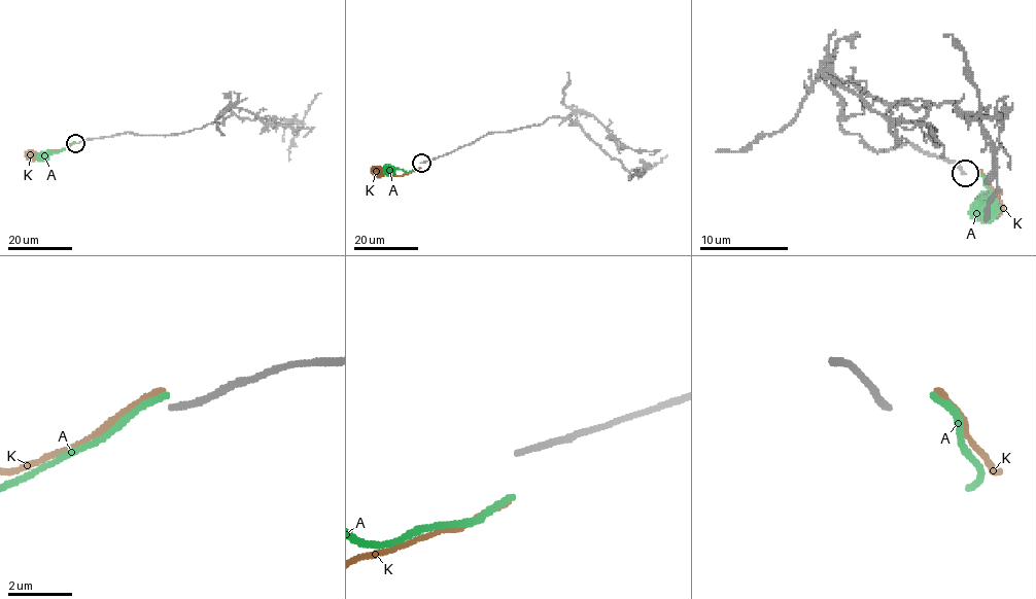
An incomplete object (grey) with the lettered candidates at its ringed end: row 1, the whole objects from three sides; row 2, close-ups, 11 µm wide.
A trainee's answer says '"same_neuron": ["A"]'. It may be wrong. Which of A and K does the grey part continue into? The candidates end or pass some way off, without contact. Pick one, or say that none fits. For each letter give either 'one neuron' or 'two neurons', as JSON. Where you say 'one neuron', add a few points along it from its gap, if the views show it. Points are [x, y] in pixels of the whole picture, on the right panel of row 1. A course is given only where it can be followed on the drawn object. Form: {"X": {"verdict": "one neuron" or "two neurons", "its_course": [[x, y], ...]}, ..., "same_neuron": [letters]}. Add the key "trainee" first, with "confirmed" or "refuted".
{"trainee": "confirmed", "A": {"verdict": "one neuron", "its_course": [[977, 172], [990, 189], [981, 201], [977, 218], [981, 211]]}, "K": {"verdict": "two neurons"}, "same_neuron": ["A"]}

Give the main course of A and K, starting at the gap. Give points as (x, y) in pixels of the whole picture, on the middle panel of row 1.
A: (421, 167), (409, 172), (388, 169)
K: (421, 167), (403, 175), (379, 171)

